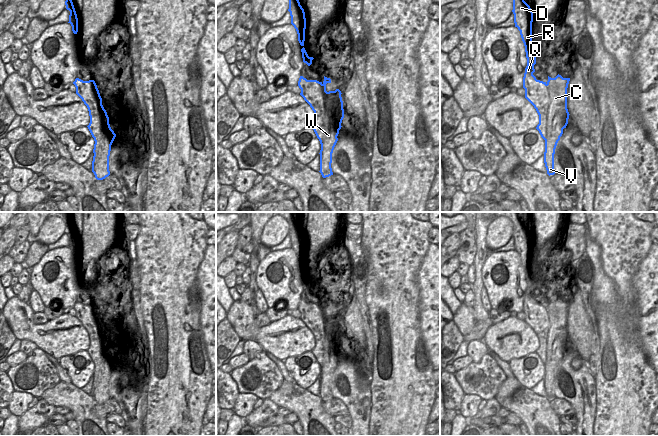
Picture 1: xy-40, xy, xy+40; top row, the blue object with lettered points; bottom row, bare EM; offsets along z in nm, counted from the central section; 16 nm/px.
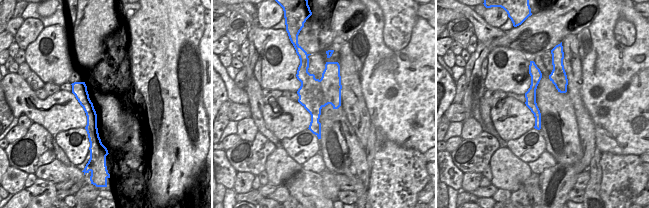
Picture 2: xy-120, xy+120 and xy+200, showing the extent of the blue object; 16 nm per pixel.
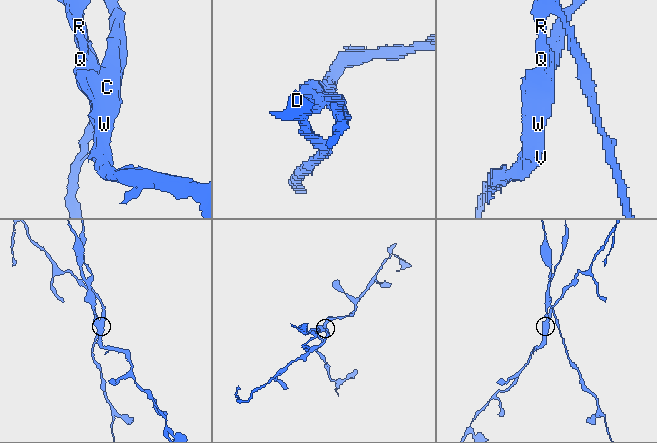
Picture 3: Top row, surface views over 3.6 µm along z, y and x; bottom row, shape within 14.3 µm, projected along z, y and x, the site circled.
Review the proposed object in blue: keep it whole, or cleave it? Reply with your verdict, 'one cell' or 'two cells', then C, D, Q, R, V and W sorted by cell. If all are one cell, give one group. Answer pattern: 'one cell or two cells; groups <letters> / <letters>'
two cells; groups C V W / D Q R

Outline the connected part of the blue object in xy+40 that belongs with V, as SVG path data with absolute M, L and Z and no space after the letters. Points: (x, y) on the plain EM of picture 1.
M557 299L555 302L548 300L547 310L550 319L550 329L547 341L547 360L545 364L544 387L547 398L554 399L554 378L563 353L566 352L569 343L567 333L567 312L570 302Z

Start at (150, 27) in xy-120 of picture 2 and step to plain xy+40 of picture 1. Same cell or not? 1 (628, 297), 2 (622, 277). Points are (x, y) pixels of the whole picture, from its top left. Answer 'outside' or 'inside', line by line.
1: inside
2: inside

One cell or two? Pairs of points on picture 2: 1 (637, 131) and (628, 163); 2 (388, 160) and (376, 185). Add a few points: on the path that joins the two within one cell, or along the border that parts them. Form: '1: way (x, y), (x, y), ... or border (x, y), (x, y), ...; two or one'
1: border (608, 151), (614, 154), (636, 154), (638, 156); two
2: way (388, 166), (388, 173), (382, 179); one

